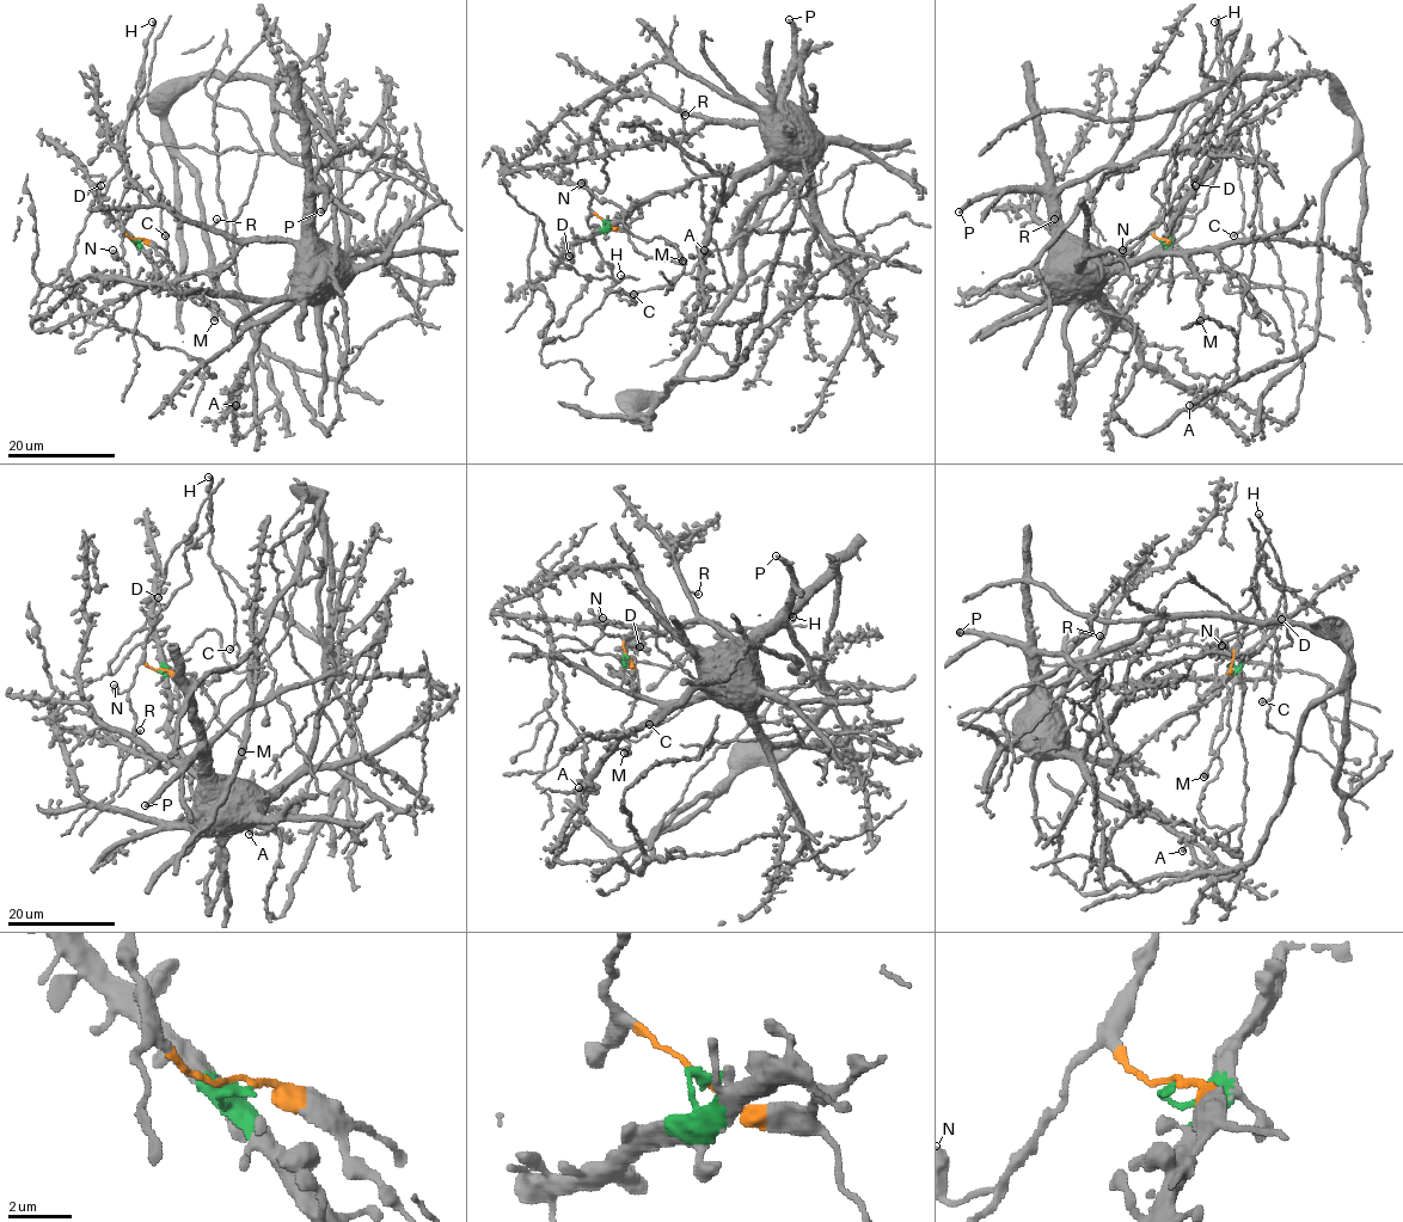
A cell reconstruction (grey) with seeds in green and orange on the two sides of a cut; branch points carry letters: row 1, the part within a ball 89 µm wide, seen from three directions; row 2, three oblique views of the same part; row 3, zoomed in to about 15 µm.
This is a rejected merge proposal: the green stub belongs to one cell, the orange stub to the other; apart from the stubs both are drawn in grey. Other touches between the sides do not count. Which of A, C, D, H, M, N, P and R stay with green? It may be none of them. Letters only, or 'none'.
A, D, P, R

